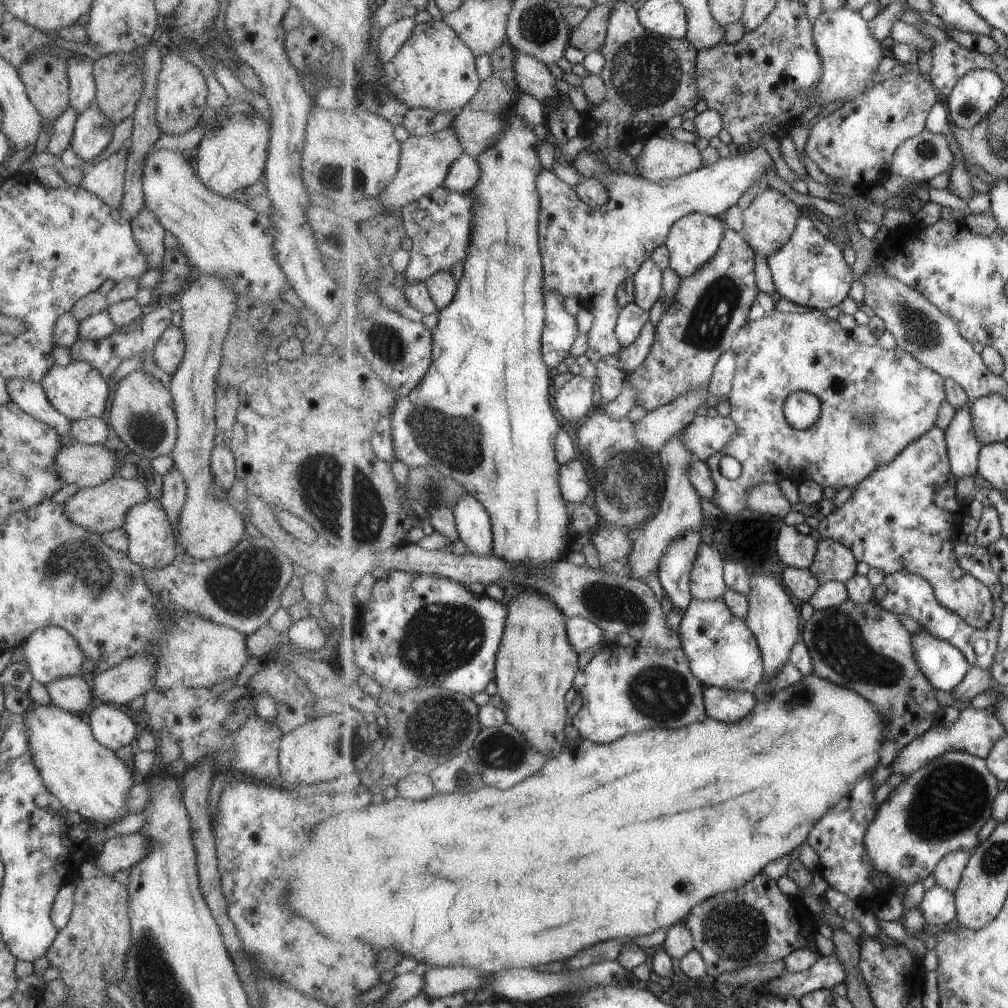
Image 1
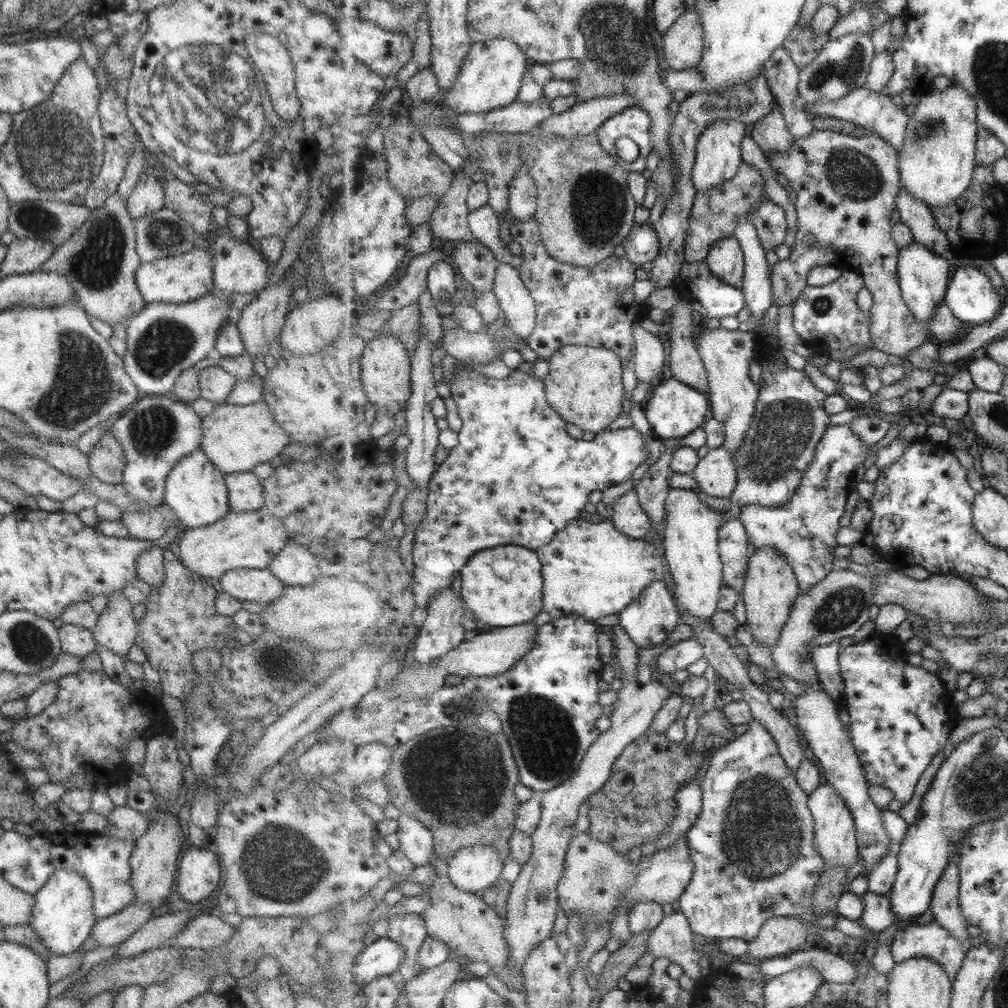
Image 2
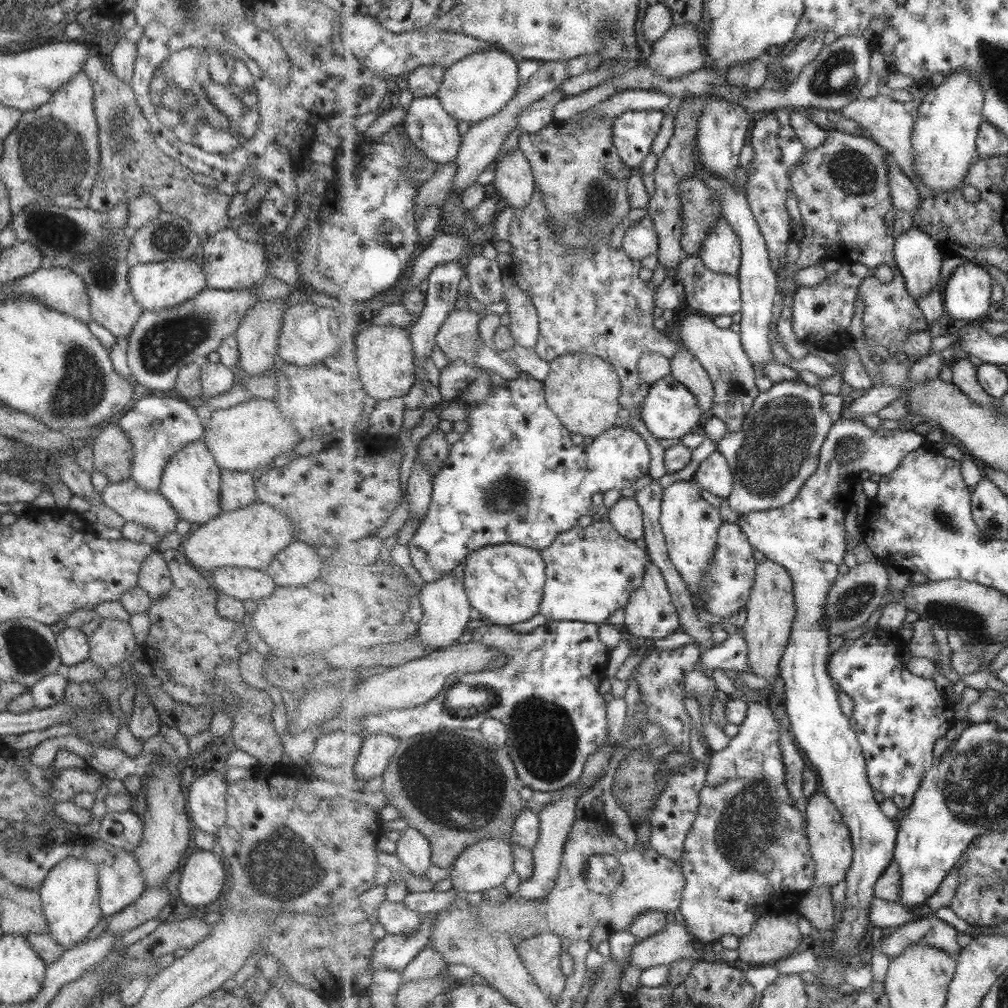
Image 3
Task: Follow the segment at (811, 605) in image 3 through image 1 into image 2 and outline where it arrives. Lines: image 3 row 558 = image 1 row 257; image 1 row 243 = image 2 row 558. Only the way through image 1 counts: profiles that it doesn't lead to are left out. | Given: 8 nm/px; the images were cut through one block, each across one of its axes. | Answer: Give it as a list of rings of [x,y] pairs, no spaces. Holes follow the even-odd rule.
[[[850,424],[831,425],[819,441],[813,463],[803,473],[795,496],[786,505],[768,507],[753,504],[741,507],[739,518],[746,526],[749,540],[756,549],[775,548],[794,567],[801,592],[812,589],[833,570],[833,550],[840,532],[839,520],[845,516],[847,498],[854,481],[859,478],[863,460],[872,446],[865,444]]]

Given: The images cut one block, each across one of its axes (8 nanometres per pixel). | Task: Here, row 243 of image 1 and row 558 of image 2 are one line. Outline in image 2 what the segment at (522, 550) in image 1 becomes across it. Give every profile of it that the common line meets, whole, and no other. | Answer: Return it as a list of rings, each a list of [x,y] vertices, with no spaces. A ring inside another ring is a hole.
[[[504,545],[475,554],[460,571],[466,607],[489,626],[512,627],[530,623],[544,606],[542,562],[535,551],[518,545]]]

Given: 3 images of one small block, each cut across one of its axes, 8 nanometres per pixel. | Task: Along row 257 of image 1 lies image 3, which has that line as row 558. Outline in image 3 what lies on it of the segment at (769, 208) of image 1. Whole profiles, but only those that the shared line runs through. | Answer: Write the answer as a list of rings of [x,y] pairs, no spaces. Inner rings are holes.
[[[767,557],[759,562],[757,571],[756,584],[750,602],[746,605],[747,619],[742,630],[749,646],[751,673],[764,677],[772,684],[780,674],[780,665],[791,640],[798,606],[794,594],[794,579],[789,571]]]

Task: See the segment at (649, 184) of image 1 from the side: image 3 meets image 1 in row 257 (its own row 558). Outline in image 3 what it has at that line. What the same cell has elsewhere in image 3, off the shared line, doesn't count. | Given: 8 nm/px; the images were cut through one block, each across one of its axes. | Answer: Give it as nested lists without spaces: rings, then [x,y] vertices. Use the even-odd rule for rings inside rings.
[[[606,511],[605,517],[586,528],[577,526],[569,530],[554,545],[542,551],[542,558],[546,563],[546,588],[540,612],[547,620],[603,625],[614,612],[624,610],[631,601],[631,596],[644,584],[645,574],[652,564],[647,548],[639,548],[630,539],[619,535],[608,514]]]

